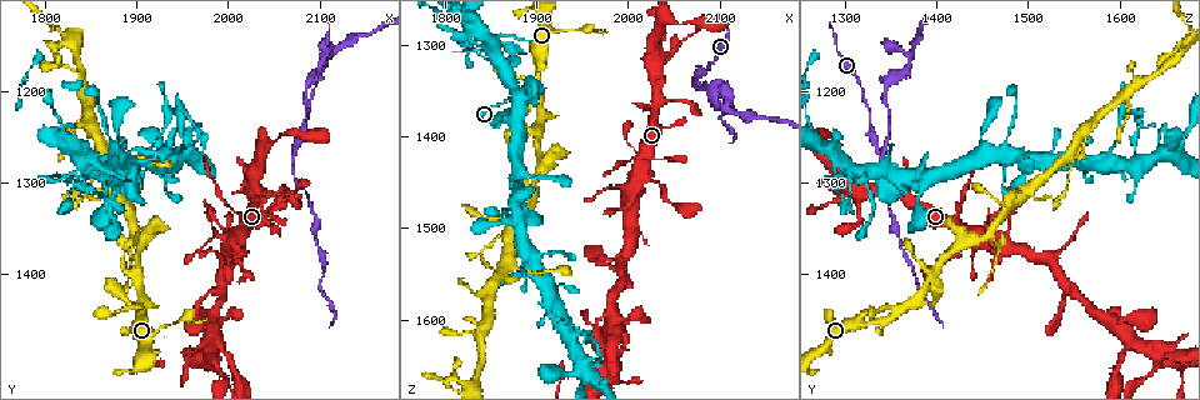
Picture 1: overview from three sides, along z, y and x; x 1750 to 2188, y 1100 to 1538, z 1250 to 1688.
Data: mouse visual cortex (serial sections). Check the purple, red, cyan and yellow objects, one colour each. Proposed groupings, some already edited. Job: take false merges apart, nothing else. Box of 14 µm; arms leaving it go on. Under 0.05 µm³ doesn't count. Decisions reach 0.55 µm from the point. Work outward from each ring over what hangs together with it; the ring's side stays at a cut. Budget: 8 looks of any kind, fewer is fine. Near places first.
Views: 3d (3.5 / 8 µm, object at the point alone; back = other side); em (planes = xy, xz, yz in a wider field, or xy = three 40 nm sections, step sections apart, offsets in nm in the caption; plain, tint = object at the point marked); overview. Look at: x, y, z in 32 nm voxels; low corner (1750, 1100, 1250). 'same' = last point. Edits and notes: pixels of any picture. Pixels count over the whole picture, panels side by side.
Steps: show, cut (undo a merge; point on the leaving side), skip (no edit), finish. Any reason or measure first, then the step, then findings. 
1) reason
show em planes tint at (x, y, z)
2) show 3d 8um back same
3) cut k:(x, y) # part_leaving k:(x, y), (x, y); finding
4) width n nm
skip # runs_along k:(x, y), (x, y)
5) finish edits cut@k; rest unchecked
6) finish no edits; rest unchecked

a fork
show em planes tint at (1875, 1295, 1355)

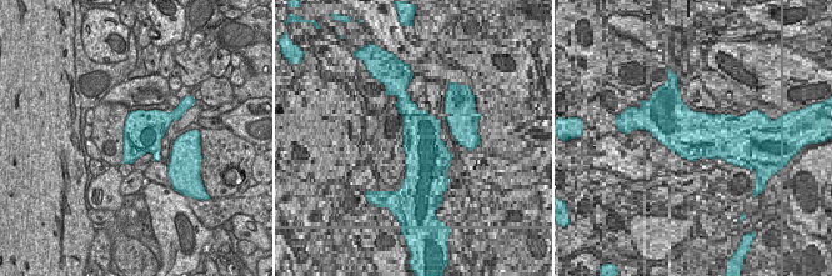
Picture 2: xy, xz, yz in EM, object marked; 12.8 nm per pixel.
wider look
show 3d 3.5um same

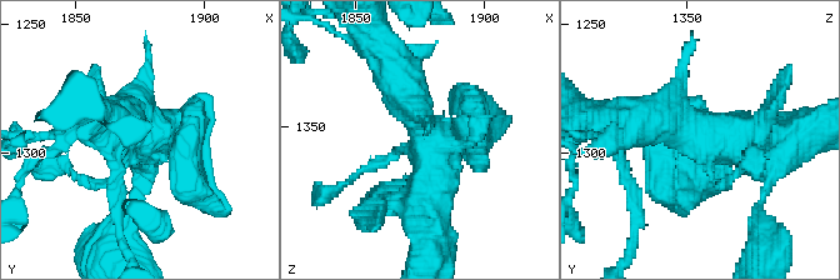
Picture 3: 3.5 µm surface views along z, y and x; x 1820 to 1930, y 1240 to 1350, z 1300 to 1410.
skip # runs_along 3:(359, 170), (424, 150), (424, 224); one cell here

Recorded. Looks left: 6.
four arms meet
show 3d 3.5um at (1880, 1265, 1450)

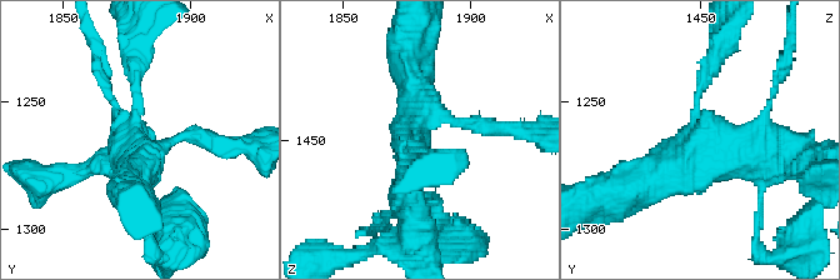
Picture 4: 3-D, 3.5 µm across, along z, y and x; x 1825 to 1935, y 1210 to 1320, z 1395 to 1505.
arms 4; arm_widths 100, 150, 450, 450 nm; need the tissue
show em planes tint at (1877, 1269, 1452)

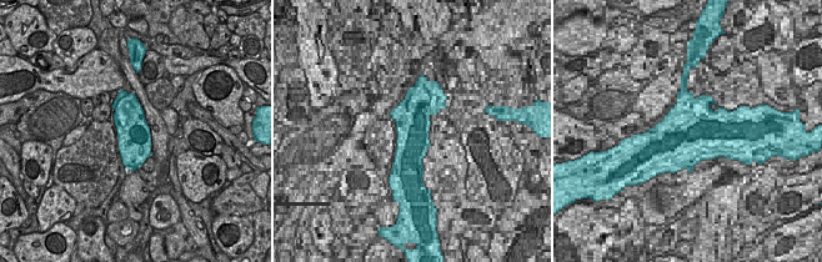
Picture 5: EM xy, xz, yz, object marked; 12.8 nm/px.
skip # one cell here

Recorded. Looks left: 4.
show 3d 8um at (2000, 1385, 1525)

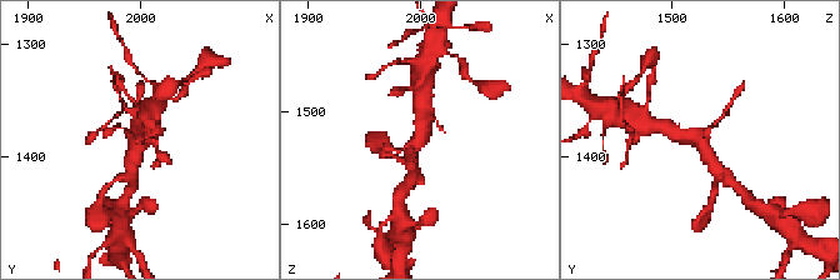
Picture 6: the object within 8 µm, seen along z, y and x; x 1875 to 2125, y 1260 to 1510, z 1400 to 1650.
shape alone is not enough
show em xy step 2 tint at (2004, 1386, 1526)

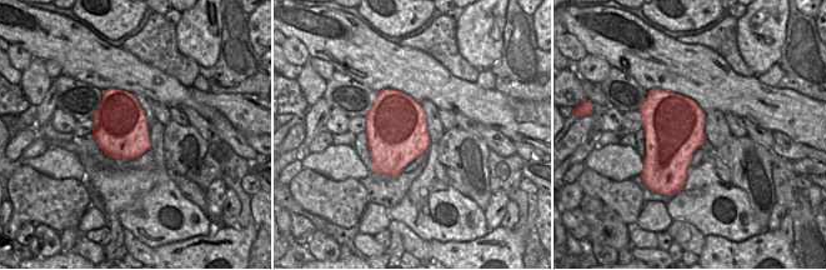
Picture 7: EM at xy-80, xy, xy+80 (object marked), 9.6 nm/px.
skip # runs_along 6:(666, 126), (698, 136), (714, 169); continuous, no second cell

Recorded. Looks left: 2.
finish no edits; rest unchecked

